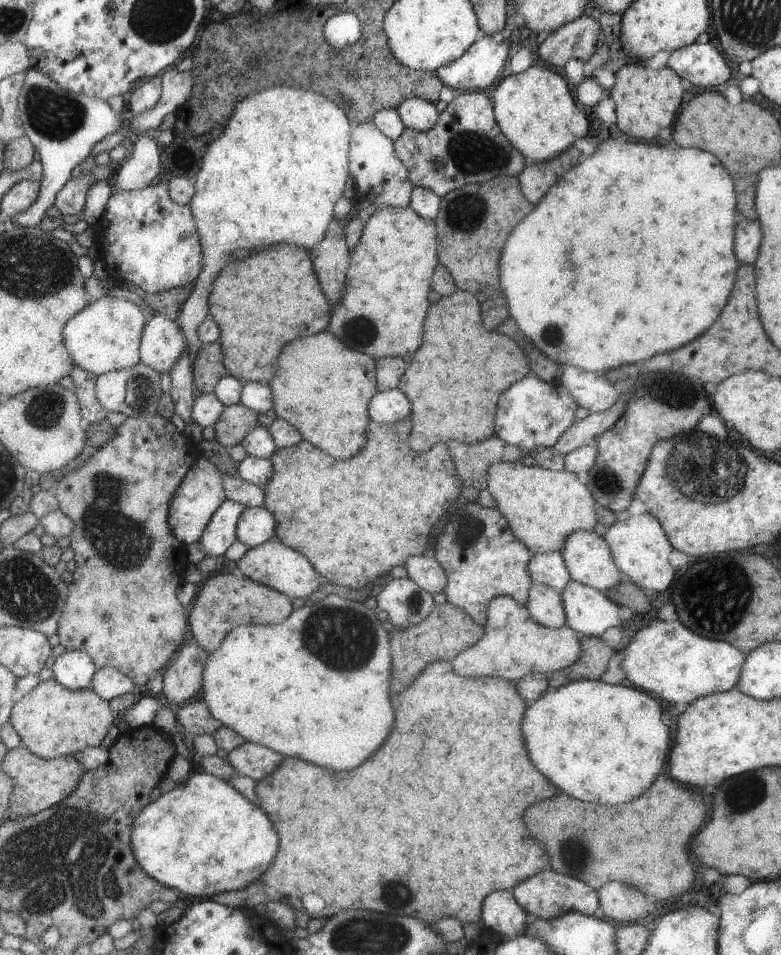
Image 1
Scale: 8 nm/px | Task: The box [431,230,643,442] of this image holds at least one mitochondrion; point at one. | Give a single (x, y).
(555, 334)

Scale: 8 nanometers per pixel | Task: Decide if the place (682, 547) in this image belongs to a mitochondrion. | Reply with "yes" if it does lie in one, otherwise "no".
no

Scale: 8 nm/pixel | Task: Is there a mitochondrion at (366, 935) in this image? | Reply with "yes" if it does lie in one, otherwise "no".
yes

